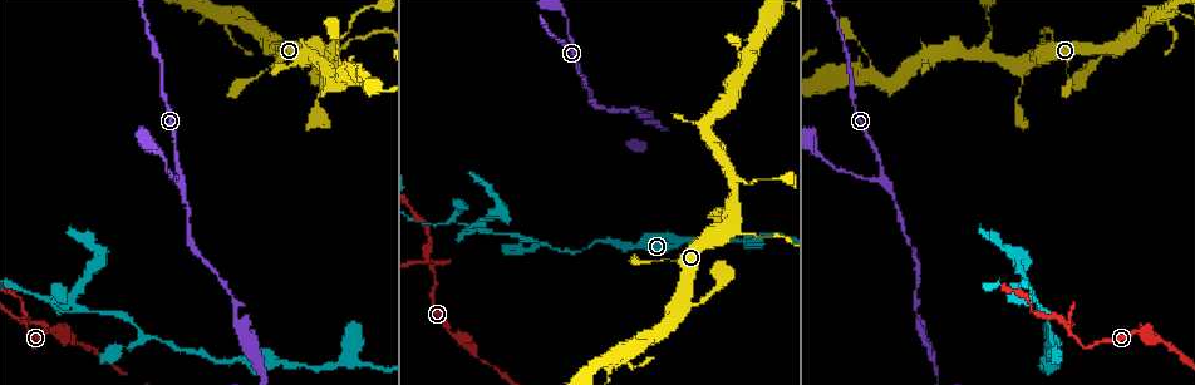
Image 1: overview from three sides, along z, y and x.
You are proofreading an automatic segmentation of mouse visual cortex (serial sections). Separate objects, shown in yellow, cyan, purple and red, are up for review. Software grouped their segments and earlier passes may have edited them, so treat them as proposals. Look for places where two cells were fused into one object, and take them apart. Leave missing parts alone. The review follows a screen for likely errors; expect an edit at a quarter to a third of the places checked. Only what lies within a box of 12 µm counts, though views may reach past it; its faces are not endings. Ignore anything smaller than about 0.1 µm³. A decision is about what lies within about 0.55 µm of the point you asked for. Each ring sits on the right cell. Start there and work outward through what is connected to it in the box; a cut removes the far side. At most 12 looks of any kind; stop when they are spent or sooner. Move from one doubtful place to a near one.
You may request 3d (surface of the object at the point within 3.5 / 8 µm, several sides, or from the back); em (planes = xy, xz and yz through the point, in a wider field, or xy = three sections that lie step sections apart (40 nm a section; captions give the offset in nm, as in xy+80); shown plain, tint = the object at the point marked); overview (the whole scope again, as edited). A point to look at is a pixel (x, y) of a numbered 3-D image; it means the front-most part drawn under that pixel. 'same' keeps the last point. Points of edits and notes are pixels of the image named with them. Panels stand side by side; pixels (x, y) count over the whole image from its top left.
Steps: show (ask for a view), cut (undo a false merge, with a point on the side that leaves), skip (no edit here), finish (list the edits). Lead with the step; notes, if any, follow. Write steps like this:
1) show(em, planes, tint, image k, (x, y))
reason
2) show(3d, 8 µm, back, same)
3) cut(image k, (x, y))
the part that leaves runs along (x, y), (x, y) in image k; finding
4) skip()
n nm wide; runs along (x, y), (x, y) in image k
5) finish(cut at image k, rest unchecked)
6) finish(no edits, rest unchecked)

show(3d, 3.5 µm, image 1, (1068, 327))
two arms in line, one across

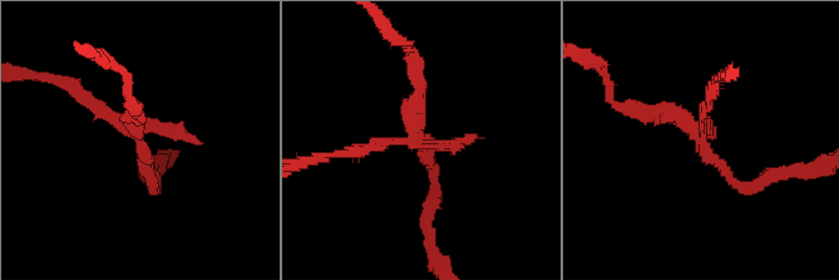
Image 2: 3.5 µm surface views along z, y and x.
cut(image 2, (188, 137))
the part that leaves runs along (410, 141), (349, 151) in image 2; a second cell is stuck on

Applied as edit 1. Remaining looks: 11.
show(overview)

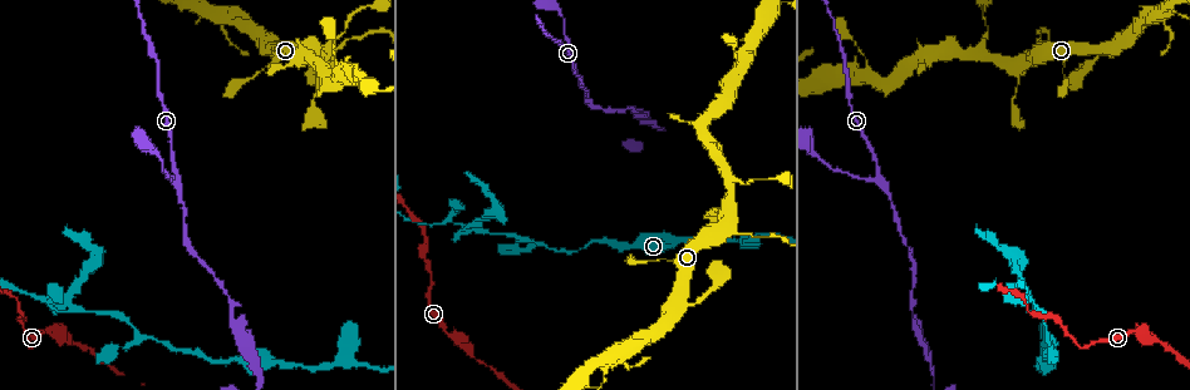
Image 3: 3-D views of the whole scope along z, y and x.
show(3d, 8 µm, image 3, (141, 339))
a fork

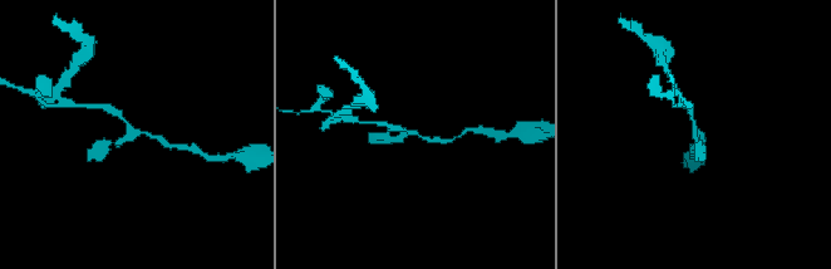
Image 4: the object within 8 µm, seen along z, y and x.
show(3d, 3.5 µm, image 4, (695, 132))

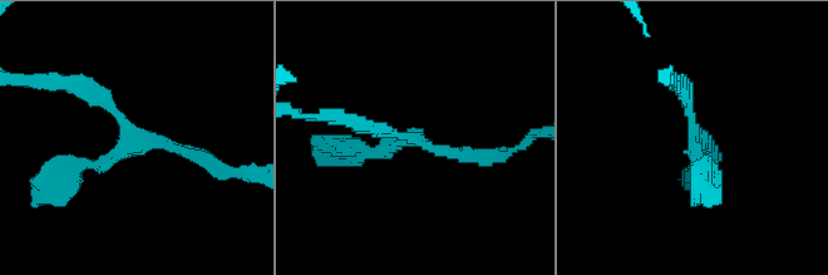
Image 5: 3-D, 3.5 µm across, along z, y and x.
show(em, planes, tint, image 5, (138, 144))

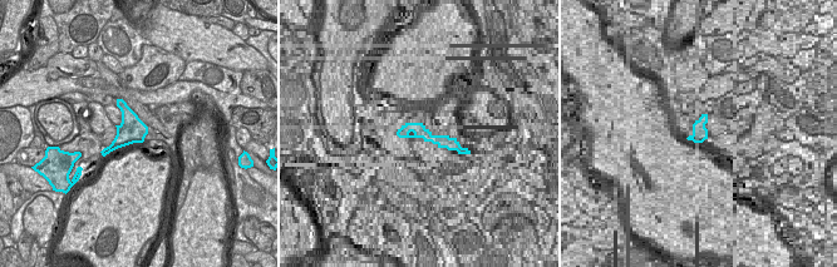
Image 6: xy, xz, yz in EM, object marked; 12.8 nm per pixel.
skip()
runs along (215, 165), (141, 142), (79, 84) in image 5; one cell here

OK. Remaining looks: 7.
show(3d, 3.5 µm, image 3, (76, 308))
two arms in line, one across

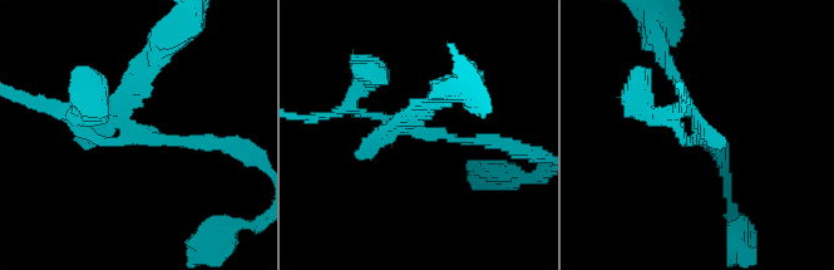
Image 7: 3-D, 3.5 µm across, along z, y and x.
show(em, xy, step 5, plain, image 7, (141, 136))

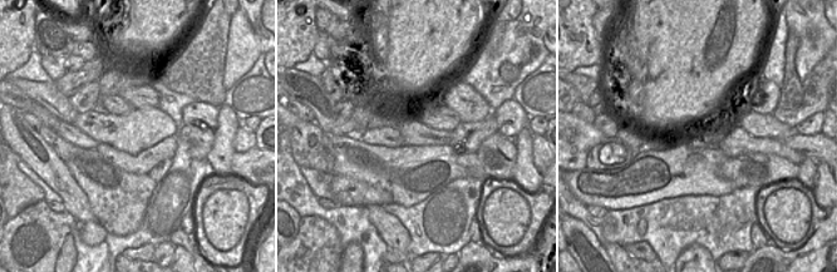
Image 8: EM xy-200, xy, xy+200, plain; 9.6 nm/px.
show(em, xy, step 5, tint, same)
where the object lies

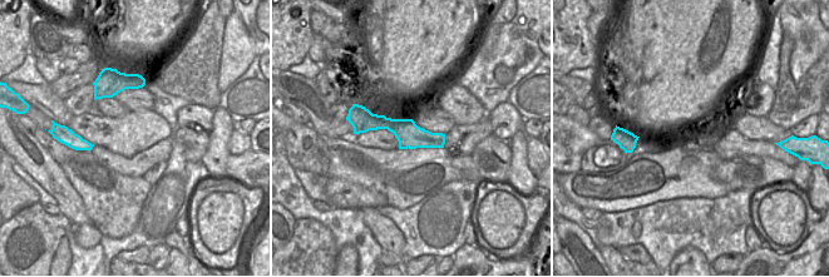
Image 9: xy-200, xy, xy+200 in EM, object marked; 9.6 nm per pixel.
cut(image 7, (131, 83))
a second cell is stuck on

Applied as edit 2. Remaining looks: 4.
show(overview)
redraw

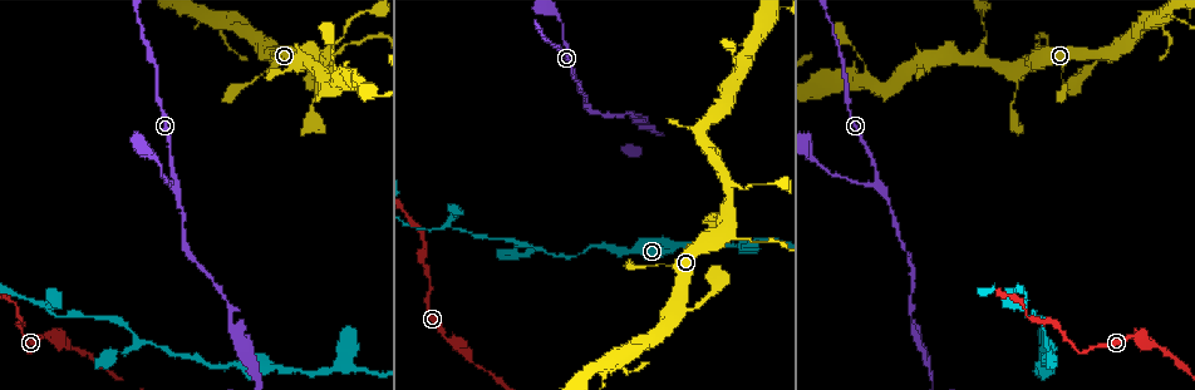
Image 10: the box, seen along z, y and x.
show(3d, 3.5 µm, image 10, (174, 182))
a fork

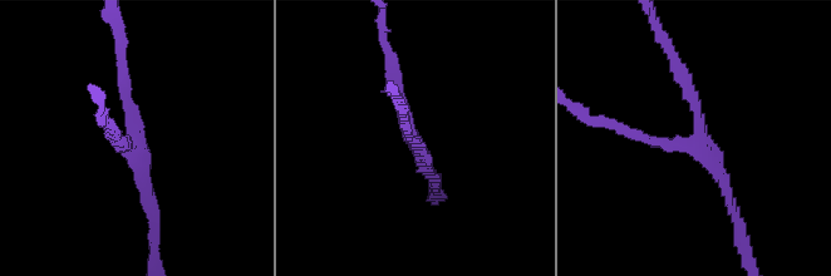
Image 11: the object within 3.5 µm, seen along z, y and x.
show(em, xy, step 5, tint, image 11, (698, 144))
3 arms; arms of 150, 150, 150 nm

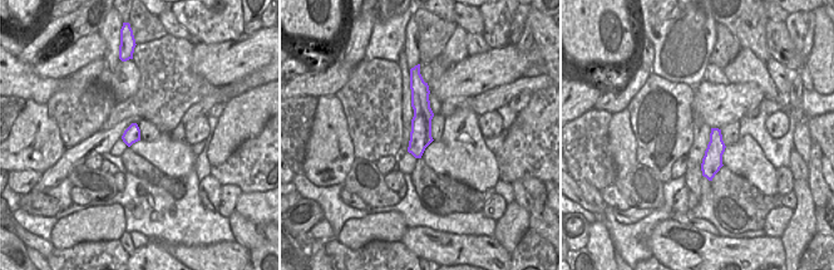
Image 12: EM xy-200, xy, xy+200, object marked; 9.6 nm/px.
skip()
runs along (413, 82), (420, 92), (418, 155) in image 12; continuous, no second cell

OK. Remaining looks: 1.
show(3d, 3.5 µm, image 10, (1017, 77))
looks like a crossing

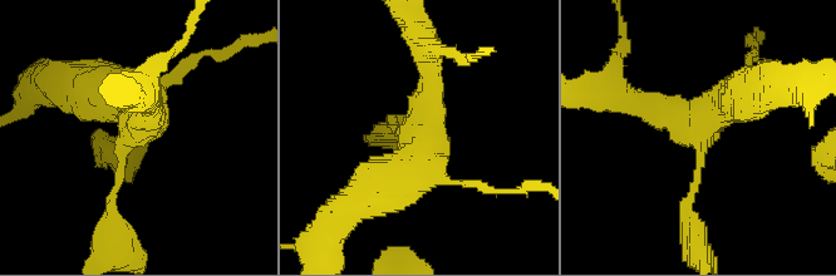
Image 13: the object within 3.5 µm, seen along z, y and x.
skip()
one cell here

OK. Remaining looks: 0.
finish(cut at image 2, cut at image 7, rest unchecked)

